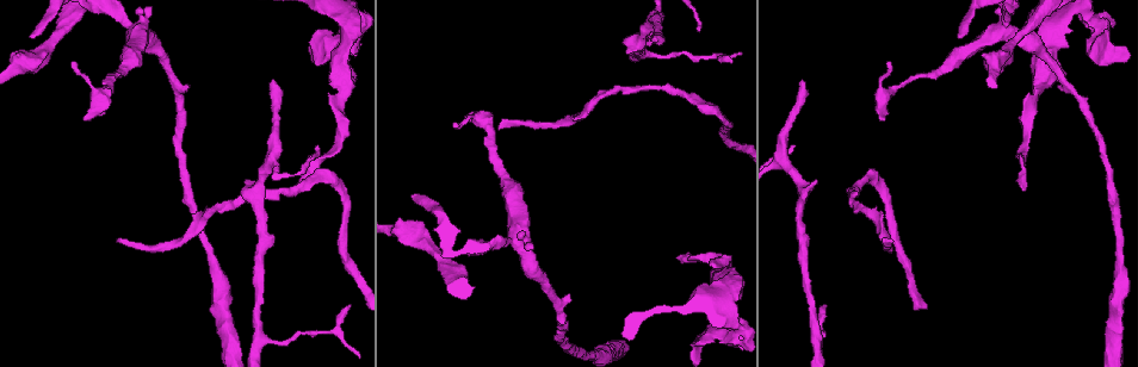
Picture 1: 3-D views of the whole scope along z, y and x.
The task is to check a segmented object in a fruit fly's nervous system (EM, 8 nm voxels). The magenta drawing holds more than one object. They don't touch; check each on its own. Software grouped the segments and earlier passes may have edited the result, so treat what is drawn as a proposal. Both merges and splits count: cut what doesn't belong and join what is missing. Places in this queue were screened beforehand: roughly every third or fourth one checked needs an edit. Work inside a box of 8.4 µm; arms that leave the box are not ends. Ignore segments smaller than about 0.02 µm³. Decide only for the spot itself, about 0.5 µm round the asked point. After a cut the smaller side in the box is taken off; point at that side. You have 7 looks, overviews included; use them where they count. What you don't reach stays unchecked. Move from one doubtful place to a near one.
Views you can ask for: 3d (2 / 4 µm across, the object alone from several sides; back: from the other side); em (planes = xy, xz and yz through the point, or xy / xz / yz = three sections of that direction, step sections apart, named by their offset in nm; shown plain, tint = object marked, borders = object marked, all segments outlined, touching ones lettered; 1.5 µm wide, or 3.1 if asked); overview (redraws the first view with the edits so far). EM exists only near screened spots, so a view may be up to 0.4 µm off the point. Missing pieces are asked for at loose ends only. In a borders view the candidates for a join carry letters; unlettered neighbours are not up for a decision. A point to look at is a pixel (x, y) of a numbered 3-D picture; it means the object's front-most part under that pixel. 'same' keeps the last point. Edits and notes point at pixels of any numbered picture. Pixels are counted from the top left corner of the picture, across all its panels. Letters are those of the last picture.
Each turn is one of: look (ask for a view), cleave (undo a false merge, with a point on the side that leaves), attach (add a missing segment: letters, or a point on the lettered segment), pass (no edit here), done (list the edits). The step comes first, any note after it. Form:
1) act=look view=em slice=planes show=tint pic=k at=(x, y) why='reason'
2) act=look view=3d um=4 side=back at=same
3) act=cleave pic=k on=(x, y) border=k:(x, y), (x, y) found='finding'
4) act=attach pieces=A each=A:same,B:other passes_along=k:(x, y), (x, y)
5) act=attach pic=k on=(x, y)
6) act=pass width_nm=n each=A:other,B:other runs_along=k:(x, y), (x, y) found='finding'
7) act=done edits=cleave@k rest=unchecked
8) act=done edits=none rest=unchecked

act=look view=3d um=2 pic=1 at=(414, 194) why='end of a long branch'

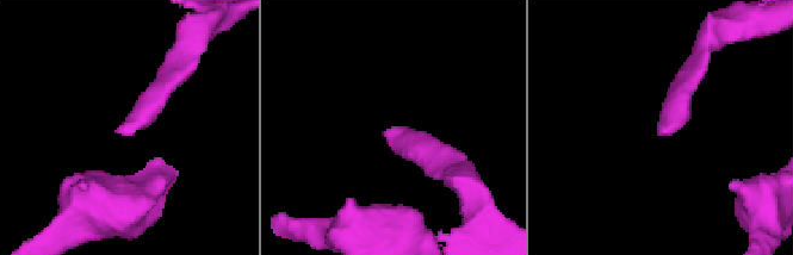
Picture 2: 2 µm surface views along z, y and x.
act=look view=em slice=yz step=4 show=tint pic=2 at=(392, 128) why='shape alone is not enough'

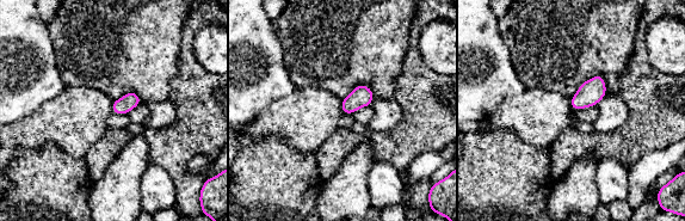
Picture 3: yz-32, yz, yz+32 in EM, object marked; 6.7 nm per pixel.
act=look view=em slice=planes show=borders at=same why='another direction'

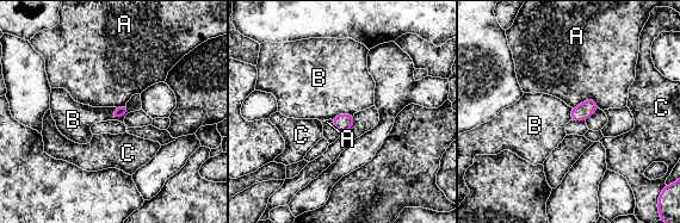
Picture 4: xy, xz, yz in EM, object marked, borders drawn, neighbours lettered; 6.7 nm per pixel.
act=pass longest_contact=A:200nm each=A:other,B:other,C:other border=4:(129, 105), (119, 118), (110, 117) found='no lettered segment goes on from it'

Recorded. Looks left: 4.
act=look view=3d um=2 pic=1 at=(83, 118) why='an open end'

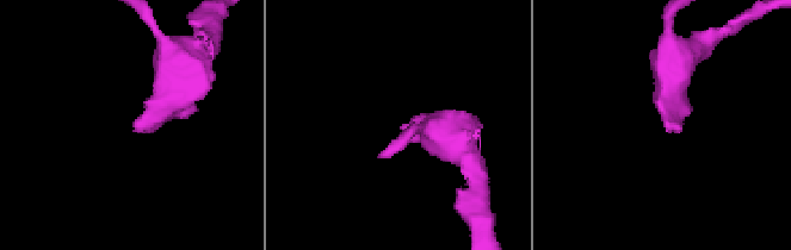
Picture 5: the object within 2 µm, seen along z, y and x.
act=look view=em slice=yz step=8 show=borders pic=5 at=(672, 126)

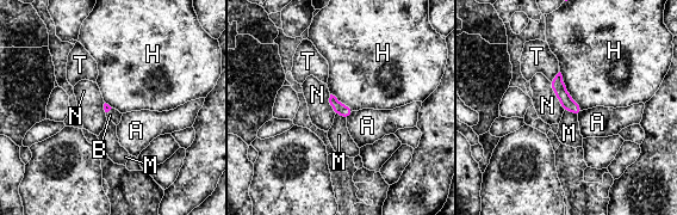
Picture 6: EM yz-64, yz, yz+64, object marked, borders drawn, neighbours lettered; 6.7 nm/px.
act=look view=em slice=planes show=borders at=same why='another direction'

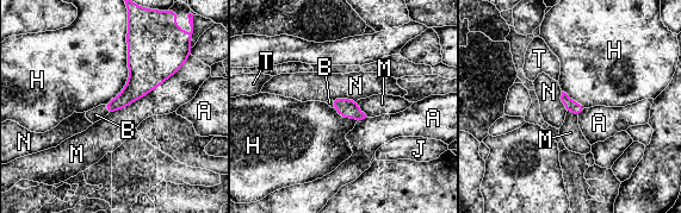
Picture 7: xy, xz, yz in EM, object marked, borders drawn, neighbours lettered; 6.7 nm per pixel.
act=attach pieces=B each=A:other,B:same,H:other,J:other,M:other,N:other,T:other passes_along=7:(135, 88), (105, 108), (96, 114) found='it goes on there'

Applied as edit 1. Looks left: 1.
act=done edits=attach@7 rest=unchecked

